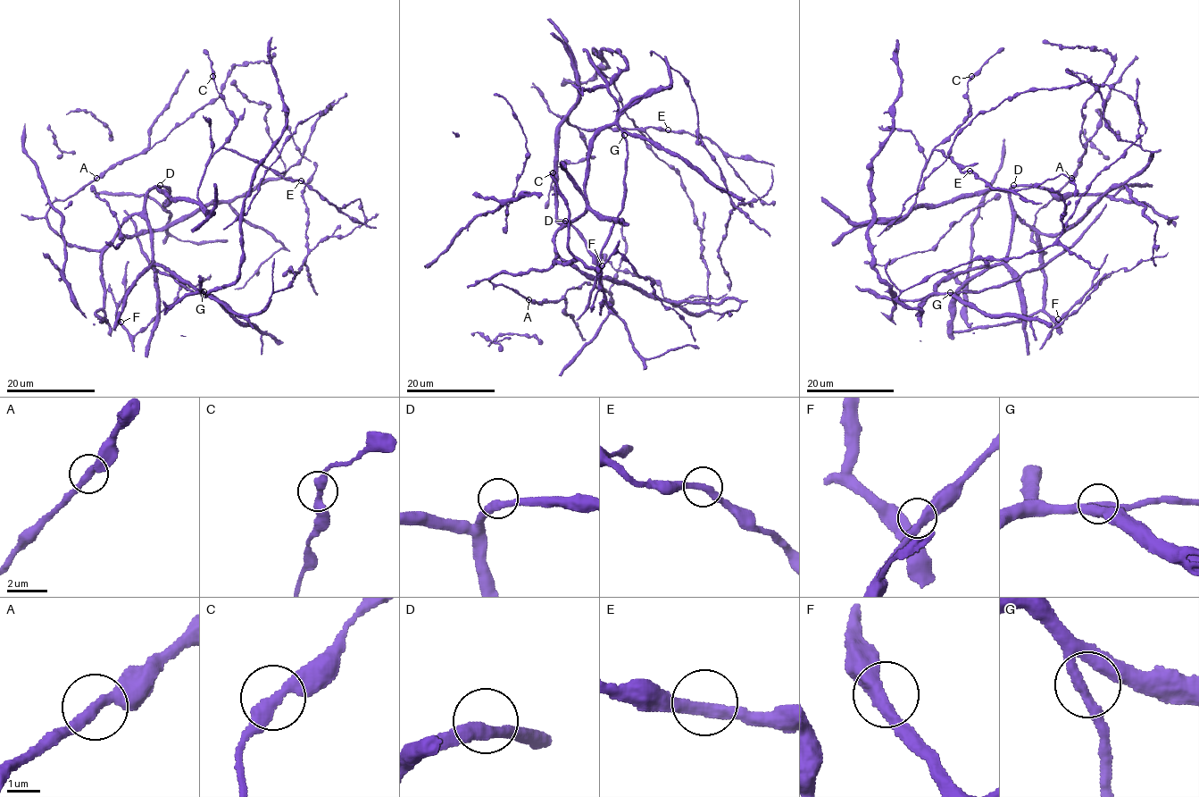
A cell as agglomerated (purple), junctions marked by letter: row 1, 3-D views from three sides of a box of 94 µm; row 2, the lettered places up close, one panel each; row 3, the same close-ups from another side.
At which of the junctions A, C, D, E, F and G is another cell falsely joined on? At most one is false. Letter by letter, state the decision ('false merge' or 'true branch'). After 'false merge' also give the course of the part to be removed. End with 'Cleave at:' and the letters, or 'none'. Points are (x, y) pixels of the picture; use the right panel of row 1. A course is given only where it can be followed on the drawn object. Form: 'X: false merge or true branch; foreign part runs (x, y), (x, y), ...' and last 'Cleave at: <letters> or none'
A: true branch
C: true branch
D: true branch
E: true branch
F: true branch
G: true branch
Cleave at: none

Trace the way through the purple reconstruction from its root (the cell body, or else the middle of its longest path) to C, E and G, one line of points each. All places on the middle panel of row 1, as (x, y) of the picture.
C: (554, 237), (562, 226), (555, 222), (559, 129), (570, 111), (566, 120), (588, 151), (553, 172)
E: (554, 237), (562, 226), (555, 222), (559, 129), (560, 121), (570, 111), (566, 120), (584, 129), (668, 130)
G: (554, 237), (560, 229), (585, 212), (586, 178), (591, 138), (611, 125), (617, 126), (624, 135)

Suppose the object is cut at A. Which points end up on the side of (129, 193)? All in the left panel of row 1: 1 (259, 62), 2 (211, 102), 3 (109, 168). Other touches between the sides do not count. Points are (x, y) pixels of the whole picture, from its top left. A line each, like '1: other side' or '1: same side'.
1: other side
2: other side
3: other side

